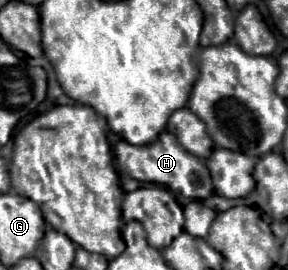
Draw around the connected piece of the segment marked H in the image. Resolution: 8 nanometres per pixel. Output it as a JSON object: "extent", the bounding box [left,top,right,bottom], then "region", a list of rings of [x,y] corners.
{"extent":[114,132,214,200],"region":[[[162,132],[156,142],[146,144],[146,146],[134,146],[134,144],[128,144],[126,140],[120,140],[114,148],[114,154],[116,154],[118,170],[132,176],[134,180],[162,184],[162,186],[170,188],[172,192],[178,192],[178,194],[182,194],[186,198],[194,198],[194,200],[204,200],[214,192],[210,172],[208,172],[204,160],[186,152],[178,144],[178,140],[174,140],[174,136],[170,132]]]}

